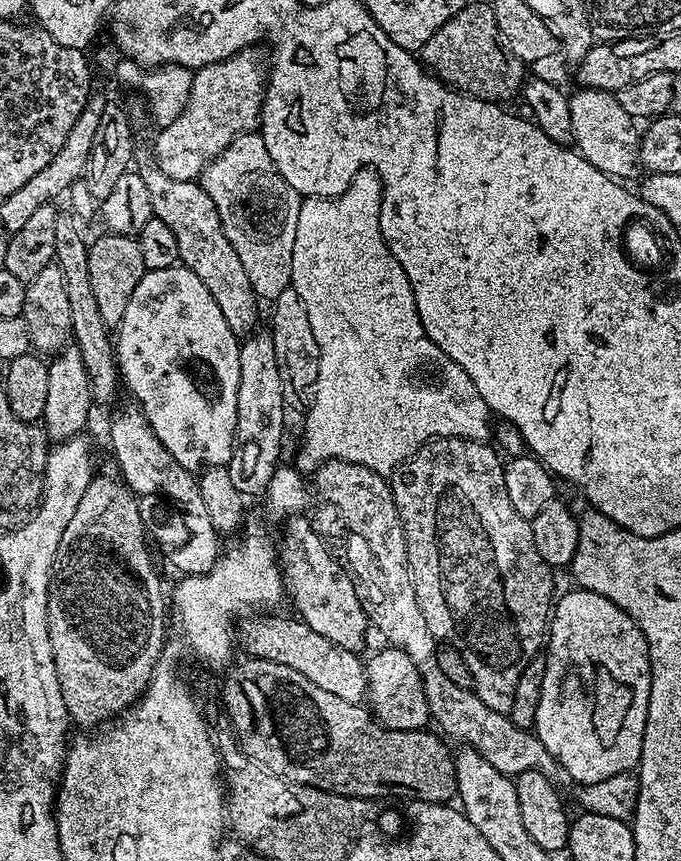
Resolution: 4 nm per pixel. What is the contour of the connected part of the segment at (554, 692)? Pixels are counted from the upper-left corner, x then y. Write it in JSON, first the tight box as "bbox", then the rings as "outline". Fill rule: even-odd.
{"bbox":[534,588,652,785],"outline":[[[585,588],[571,590],[564,597],[555,601],[550,613],[550,627],[546,633],[546,655],[544,656],[544,677],[542,678],[542,694],[538,698],[538,714],[534,731],[536,737],[546,746],[546,750],[555,756],[556,761],[564,767],[569,777],[577,780],[577,785],[602,782],[606,778],[614,778],[623,772],[632,772],[639,765],[642,754],[642,742],[646,730],[646,718],[650,706],[650,682],[652,671],[650,670],[650,658],[648,657],[648,643],[642,634],[642,630],[636,625],[630,614],[623,612],[610,598],[602,594],[587,592]]]}

